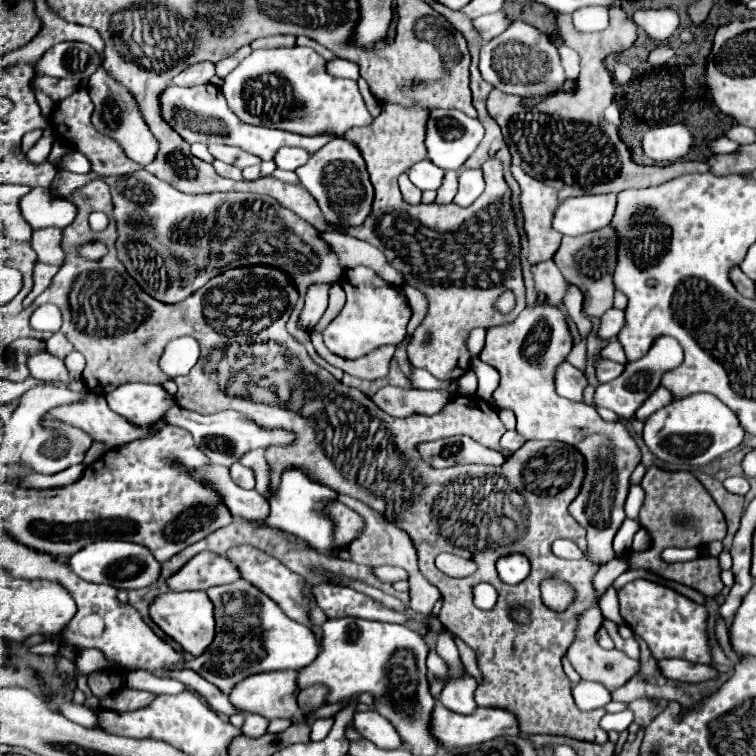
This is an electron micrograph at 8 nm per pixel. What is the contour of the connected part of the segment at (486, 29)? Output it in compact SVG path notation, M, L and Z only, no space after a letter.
M494 12L494 14L486 14L474 20L474 28L480 32L480 36L484 38L484 42L496 38L498 34L502 34L506 28L510 26L510 20L506 18L504 12Z

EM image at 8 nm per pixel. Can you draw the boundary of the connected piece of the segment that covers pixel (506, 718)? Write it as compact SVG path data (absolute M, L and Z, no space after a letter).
M436 706L432 712L432 720L430 720L430 732L432 736L440 742L440 746L444 750L450 750L454 746L474 746L474 744L482 744L488 742L496 736L516 736L520 734L518 726L516 726L516 718L512 718L508 712L504 710L488 710L488 708L476 708L474 714L470 716L460 716L456 712L450 712L444 706Z

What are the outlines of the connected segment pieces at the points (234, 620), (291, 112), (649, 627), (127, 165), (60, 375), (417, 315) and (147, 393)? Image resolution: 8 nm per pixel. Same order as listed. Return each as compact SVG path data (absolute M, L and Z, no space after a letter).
M246 580L212 586L206 592L214 604L216 638L208 650L186 662L186 668L196 670L202 678L224 690L226 694L246 676L268 670L302 670L318 656L314 638L308 638L308 628L288 618L282 608Z
M292 46L274 50L252 50L222 84L228 106L242 122L280 128L302 136L344 136L354 126L370 126L374 118L364 106L354 80L332 78L324 70L324 58L312 48Z
M648 580L630 582L620 590L618 600L626 624L648 644L655 659L684 658L698 664L712 664L712 646L706 628L708 610L704 606Z
M80 88L80 90L76 90L72 96L60 100L58 106L56 106L56 112L52 112L52 124L56 126L56 136L58 136L60 140L68 142L68 144L70 144L72 148L76 148L78 152L82 152L82 154L92 162L92 170L98 172L100 176L126 176L136 172L138 168L142 168L140 164L132 162L132 160L124 154L122 146L120 146L114 138L110 138L110 136L106 136L106 134L100 134L100 132L92 126L92 122L90 122L92 110L94 110L94 104L92 104L86 88Z
M38 352L28 358L28 370L30 376L44 380L44 382L82 382L82 378L74 378L64 360L48 354L48 352Z
M404 285L403 289L412 308L412 317L408 322L408 336L414 332L414 328L418 328L418 324L422 322L427 312L427 300L422 291L410 285Z
M129 383L115 389L115 397L108 397L109 407L140 426L158 420L176 403L175 397L160 384Z

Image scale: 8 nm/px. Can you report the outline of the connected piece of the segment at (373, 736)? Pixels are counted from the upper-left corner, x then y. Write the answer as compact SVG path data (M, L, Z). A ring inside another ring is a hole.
M374 710L356 712L352 726L354 726L366 740L374 742L374 744L380 746L380 748L394 750L394 748L398 748L398 746L402 744L402 742L400 742L400 736L398 736L396 730L394 730L394 726L392 726L384 716L380 716L380 714L374 712Z

